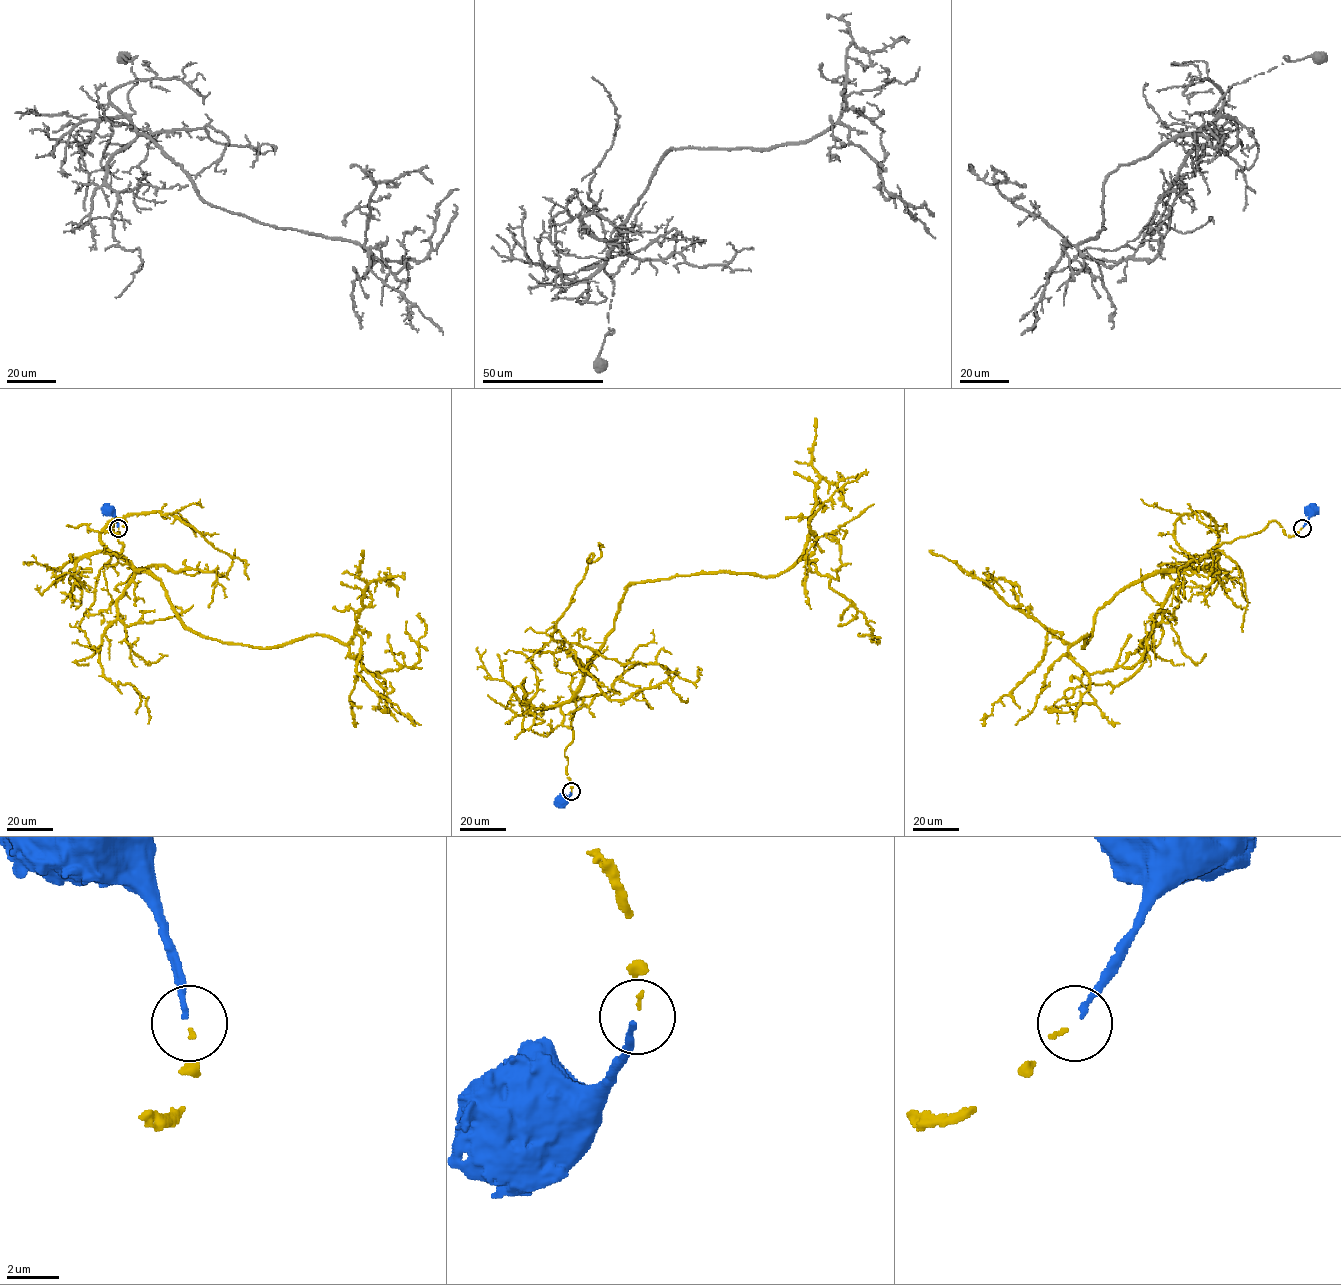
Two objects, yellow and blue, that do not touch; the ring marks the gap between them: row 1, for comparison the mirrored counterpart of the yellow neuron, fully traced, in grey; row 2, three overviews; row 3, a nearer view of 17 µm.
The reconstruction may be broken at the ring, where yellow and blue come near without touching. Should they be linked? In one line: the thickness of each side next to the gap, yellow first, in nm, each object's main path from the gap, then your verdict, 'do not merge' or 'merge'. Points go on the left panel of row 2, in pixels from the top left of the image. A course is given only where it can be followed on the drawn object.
130 nm thick on the yellow side, 190 nm on the other; yellow runs (119, 528), (121, 554), (160, 581), (182, 622), (223, 642), (330, 636), (384, 672), (418, 661), (419, 613); blue runs (118, 527), (116, 516), (108, 511); merge

